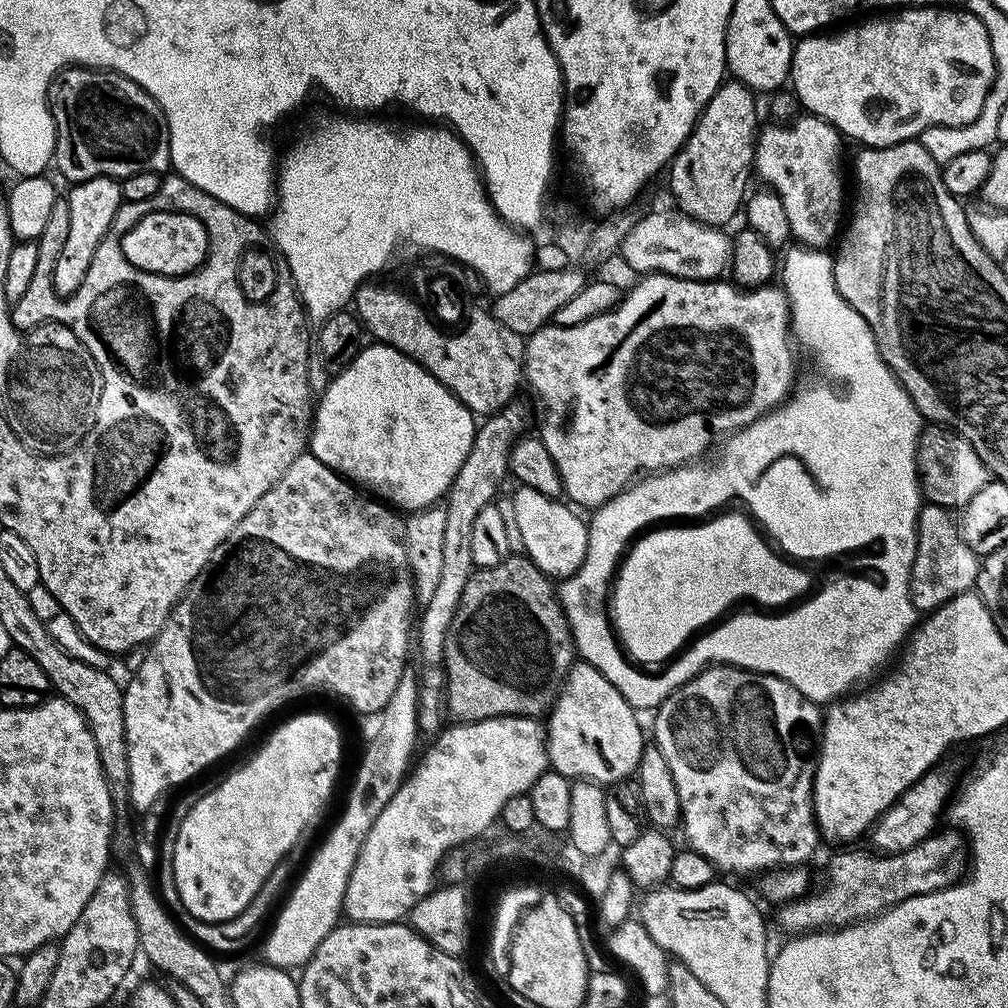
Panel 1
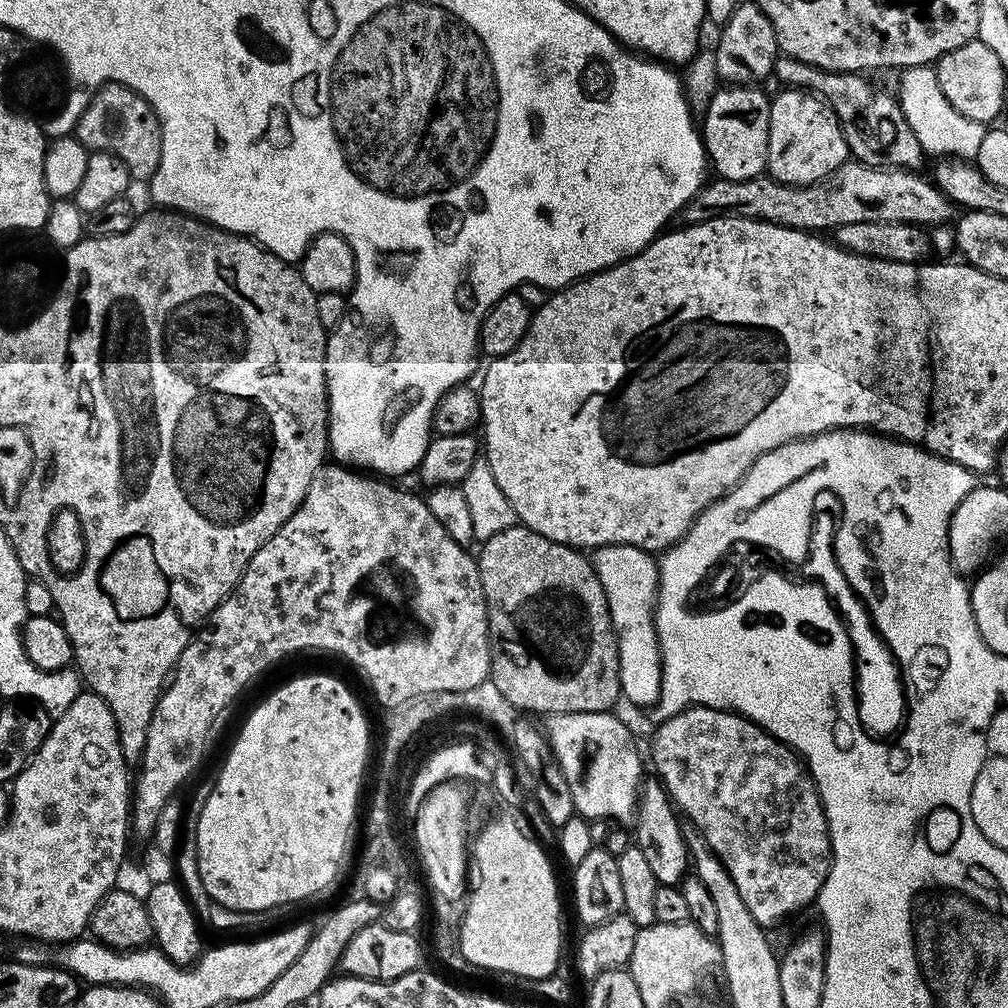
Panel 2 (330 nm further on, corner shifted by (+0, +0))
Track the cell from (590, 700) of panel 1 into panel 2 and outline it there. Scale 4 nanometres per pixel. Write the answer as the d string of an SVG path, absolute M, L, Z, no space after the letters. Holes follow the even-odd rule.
M645 779L640 790L640 799L634 817L634 844L646 854L657 885L679 885L682 879L689 875L690 857L684 841L684 828L681 817L668 797L668 791L659 779ZM677 816L677 817L676 817Z

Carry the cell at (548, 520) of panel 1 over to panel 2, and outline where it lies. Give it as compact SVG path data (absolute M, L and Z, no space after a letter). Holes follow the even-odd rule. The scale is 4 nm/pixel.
M611 544L595 549L590 559L598 574L598 582L602 582L602 590L606 590L606 602L610 610L612 627L616 629L616 645L620 655L620 691L623 699L629 700L638 707L647 709L660 697L662 686L662 662L660 661L660 643L656 633L656 589L660 583L660 569L653 553L644 552L638 546Z

